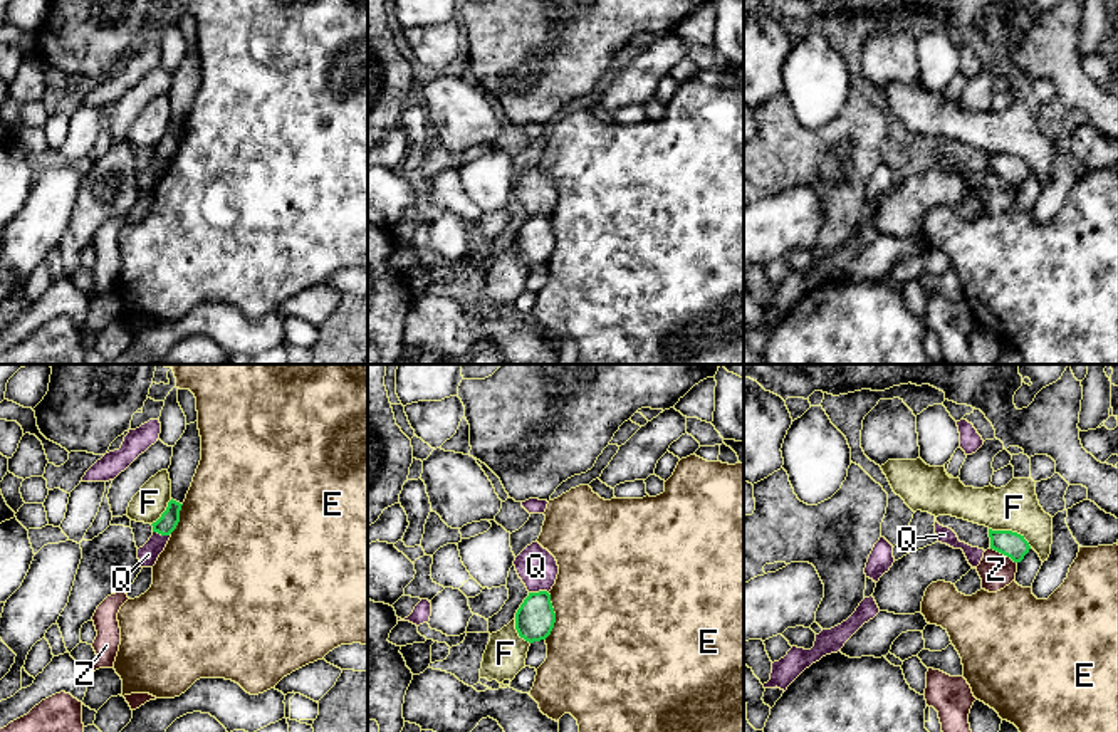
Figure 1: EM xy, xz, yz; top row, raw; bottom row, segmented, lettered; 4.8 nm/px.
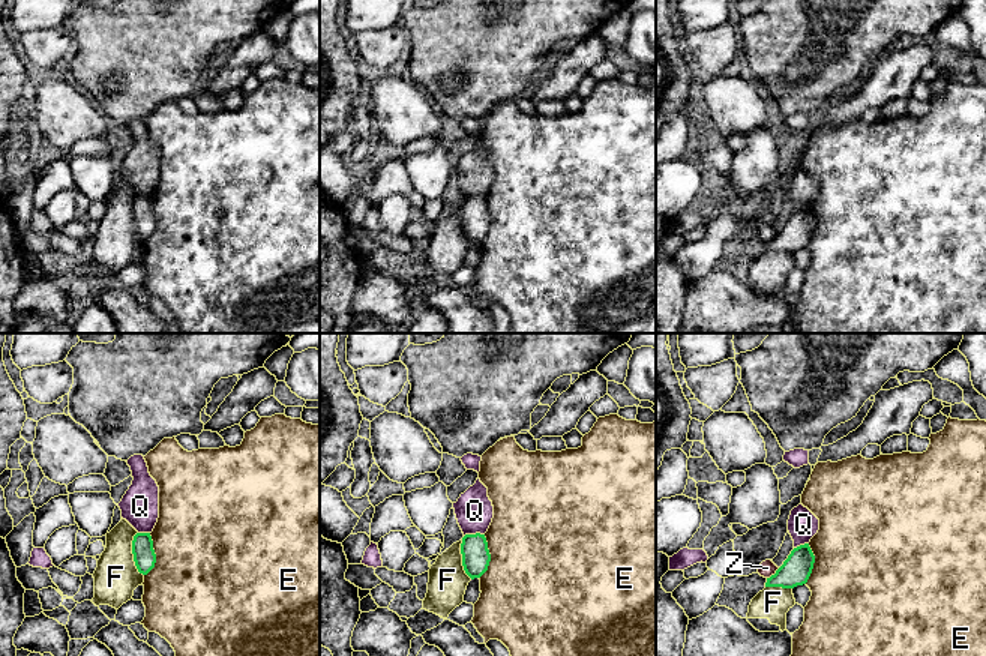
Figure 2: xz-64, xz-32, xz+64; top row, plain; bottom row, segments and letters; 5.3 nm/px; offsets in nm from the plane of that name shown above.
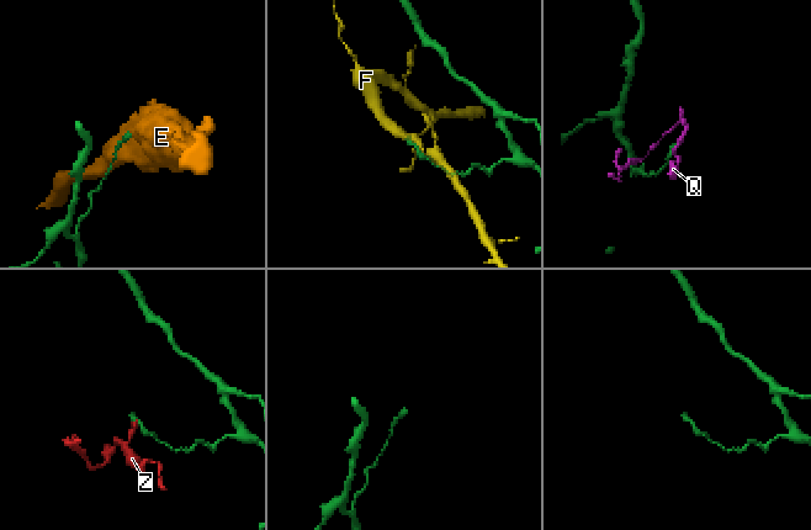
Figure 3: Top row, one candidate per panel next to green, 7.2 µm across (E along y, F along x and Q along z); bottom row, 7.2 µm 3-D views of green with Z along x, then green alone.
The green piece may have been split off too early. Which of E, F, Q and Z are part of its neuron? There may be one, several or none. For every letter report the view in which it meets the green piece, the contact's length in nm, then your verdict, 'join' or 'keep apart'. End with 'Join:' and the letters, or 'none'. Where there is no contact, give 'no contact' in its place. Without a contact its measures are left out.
E: xz | 220 nm | keep apart
F: yz | 220 nm | keep apart
Q: xz | 100 nm | keep apart
Z: yz | 150 nm | keep apart
Join: none

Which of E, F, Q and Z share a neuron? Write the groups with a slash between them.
E / F / Q / Z

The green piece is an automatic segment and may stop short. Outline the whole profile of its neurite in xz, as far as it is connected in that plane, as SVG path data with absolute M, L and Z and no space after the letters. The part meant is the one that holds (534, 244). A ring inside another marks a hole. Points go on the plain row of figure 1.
M547 215L529 217L515 237L515 254L529 267L546 264L556 247L556 237Z

